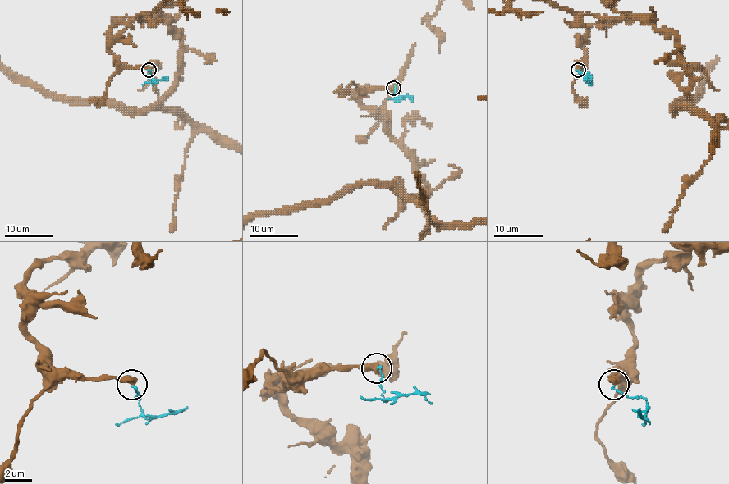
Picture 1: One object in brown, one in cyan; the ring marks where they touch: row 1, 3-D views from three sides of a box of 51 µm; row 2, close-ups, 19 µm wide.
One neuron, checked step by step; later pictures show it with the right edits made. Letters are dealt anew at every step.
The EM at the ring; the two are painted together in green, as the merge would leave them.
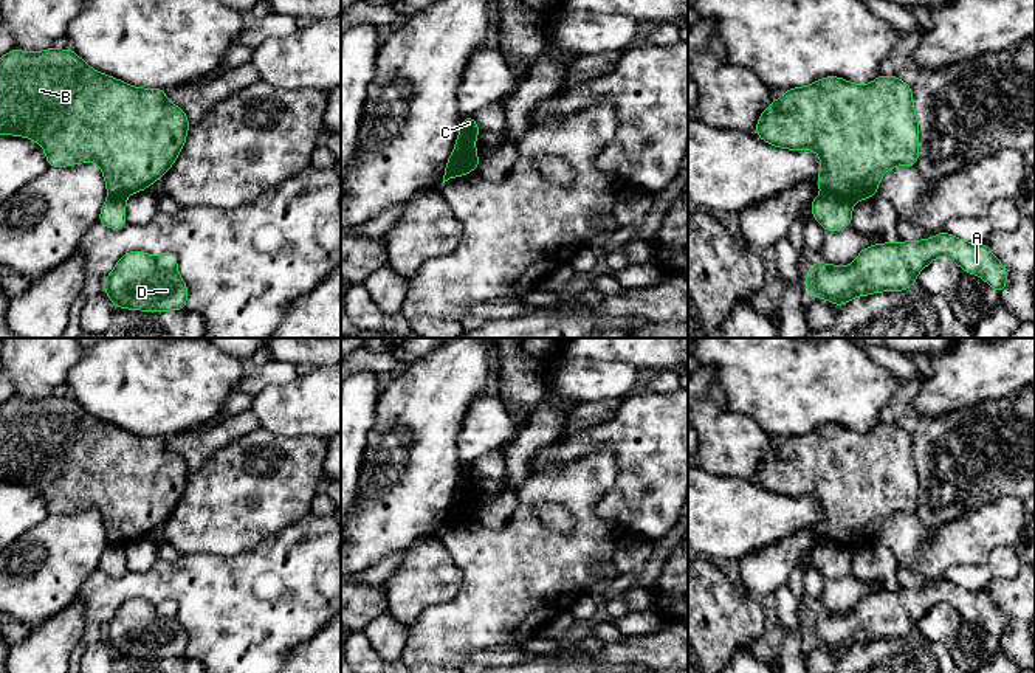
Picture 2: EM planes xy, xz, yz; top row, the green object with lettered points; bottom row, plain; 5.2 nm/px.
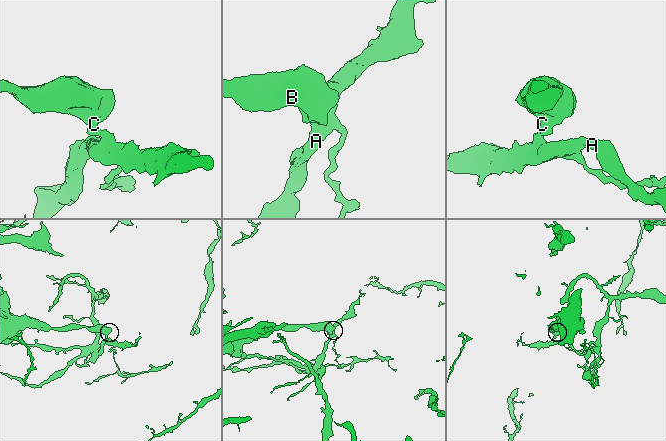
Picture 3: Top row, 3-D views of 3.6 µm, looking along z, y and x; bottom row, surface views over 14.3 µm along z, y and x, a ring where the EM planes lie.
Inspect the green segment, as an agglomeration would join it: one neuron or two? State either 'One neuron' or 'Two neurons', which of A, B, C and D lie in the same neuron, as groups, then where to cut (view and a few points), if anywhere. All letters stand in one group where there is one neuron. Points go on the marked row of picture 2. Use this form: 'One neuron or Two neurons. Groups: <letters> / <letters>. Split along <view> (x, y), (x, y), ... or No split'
Two neurons. Groups: A C D / B. Split along yz (825, 191), (839, 194), (851, 203)

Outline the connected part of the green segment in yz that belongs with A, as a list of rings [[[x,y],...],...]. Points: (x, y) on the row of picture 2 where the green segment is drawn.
[[[939,231],[933,239],[868,247],[849,267],[815,261],[806,276],[807,295],[841,307],[855,296],[908,290],[919,271],[939,256],[947,256],[964,271],[981,276],[998,293],[1007,284],[1006,267],[985,243],[970,243]]]

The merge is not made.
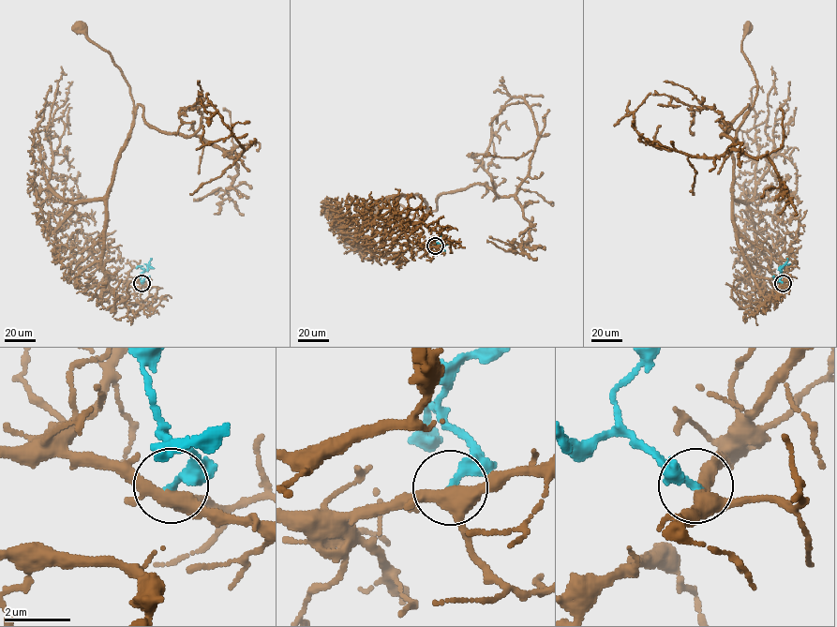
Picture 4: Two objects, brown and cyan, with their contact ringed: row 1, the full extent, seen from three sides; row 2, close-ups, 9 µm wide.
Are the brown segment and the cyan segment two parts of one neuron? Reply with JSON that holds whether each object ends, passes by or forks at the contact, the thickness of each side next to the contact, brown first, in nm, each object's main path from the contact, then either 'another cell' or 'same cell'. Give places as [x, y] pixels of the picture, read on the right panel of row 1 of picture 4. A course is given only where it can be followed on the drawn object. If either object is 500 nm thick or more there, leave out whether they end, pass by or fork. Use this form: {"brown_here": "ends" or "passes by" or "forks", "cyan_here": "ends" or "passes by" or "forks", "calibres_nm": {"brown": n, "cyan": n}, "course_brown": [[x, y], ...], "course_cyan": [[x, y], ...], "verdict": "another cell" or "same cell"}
{"brown_here": "forks", "cyan_here": "ends", "calibres_nm": {"brown": 400, "cyan": 260}, "course_brown": [[783, 283], [752, 274], [739, 244], [733, 216], [732, 144], [756, 93], [756, 80], [742, 52], [748, 26]], "course_cyan": [[783, 283], [780, 274], [786, 258]], "verdict": "another cell"}

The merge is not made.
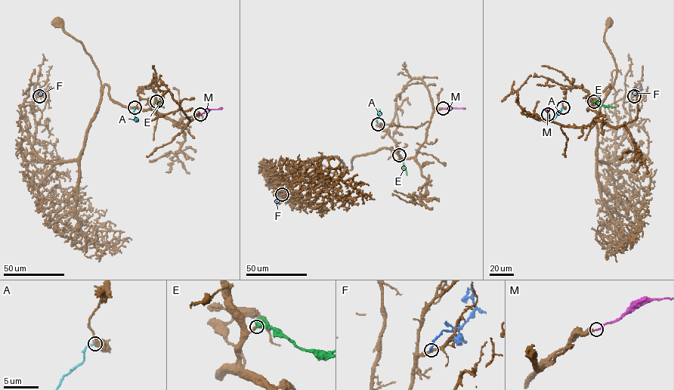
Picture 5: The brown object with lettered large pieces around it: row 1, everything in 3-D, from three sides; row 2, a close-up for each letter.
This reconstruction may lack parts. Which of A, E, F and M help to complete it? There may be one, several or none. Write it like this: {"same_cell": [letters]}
{"same_cell": ["E", "M"]}

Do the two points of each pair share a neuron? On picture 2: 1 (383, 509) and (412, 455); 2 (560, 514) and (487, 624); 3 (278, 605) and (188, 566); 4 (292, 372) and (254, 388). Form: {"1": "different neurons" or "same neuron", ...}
{"1": "same neuron", "2": "different neurons", "3": "same neuron", "4": "same neuron"}

